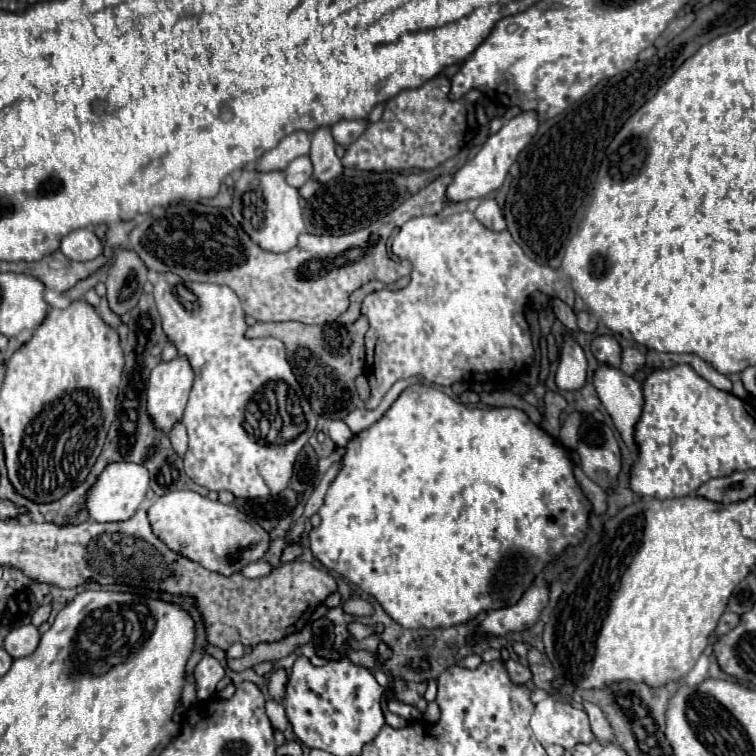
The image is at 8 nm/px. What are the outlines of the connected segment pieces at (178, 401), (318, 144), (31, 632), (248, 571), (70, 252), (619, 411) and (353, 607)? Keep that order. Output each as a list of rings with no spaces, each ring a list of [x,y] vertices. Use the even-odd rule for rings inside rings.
[[[177,355],[171,361],[161,361],[149,377],[147,389],[147,411],[155,419],[155,427],[161,431],[171,429],[171,425],[183,417],[183,407],[193,385],[195,373],[189,359]]]
[[[319,127],[313,131],[309,155],[313,161],[313,177],[317,181],[327,183],[343,175],[343,165],[335,153],[335,141],[329,127]]]
[[[35,625],[17,627],[5,637],[5,651],[13,659],[27,657],[27,655],[31,655],[35,651],[35,647],[39,645],[39,639],[41,639],[41,635],[39,635]]]
[[[263,559],[263,561],[257,561],[257,563],[251,563],[251,565],[247,565],[247,567],[243,567],[243,575],[245,577],[265,577],[265,575],[269,575],[273,571],[273,565],[267,561],[267,559]]]
[[[77,229],[65,235],[59,243],[59,251],[71,261],[91,261],[101,255],[103,243],[91,229]]]
[[[601,365],[595,371],[593,385],[597,397],[601,399],[603,407],[619,429],[625,445],[635,451],[633,431],[643,409],[641,385],[631,375],[625,375],[621,369],[609,365]]]
[[[351,597],[341,605],[341,609],[353,617],[363,617],[363,615],[373,615],[373,605],[369,601],[363,601],[359,597]]]

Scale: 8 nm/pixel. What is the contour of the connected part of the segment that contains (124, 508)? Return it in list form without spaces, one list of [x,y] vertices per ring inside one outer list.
[[[113,461],[107,463],[105,469],[99,473],[95,485],[85,495],[85,505],[93,521],[109,523],[109,521],[123,521],[135,515],[139,503],[145,499],[149,489],[149,471],[143,465],[129,463],[129,461]]]

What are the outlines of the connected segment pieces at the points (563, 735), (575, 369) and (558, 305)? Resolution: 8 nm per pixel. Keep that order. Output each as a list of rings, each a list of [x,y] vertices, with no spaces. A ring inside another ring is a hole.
[[[552,692],[549,696],[554,697],[548,697],[535,704],[535,709],[533,709],[531,719],[529,719],[529,727],[535,735],[535,739],[537,739],[537,736],[539,736],[539,739],[545,738],[546,741],[561,745],[563,749],[571,749],[575,743],[591,743],[593,733],[591,733],[591,727],[589,727],[587,713],[583,709],[571,707],[571,704],[558,693]]]
[[[563,337],[563,347],[561,347],[561,361],[559,369],[555,375],[555,383],[559,389],[573,391],[581,389],[587,377],[587,359],[581,349],[581,345],[571,337]]]
[[[553,299],[553,311],[555,311],[555,315],[557,315],[557,319],[569,329],[569,331],[577,331],[577,319],[575,319],[575,311],[567,305],[567,303],[563,303],[561,299]]]

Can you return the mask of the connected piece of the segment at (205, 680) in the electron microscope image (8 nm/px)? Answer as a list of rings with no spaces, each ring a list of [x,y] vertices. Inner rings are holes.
[[[205,655],[197,663],[193,677],[195,677],[195,687],[197,687],[197,699],[207,701],[207,699],[215,697],[217,683],[225,677],[225,669],[221,667],[221,663],[215,657]]]

